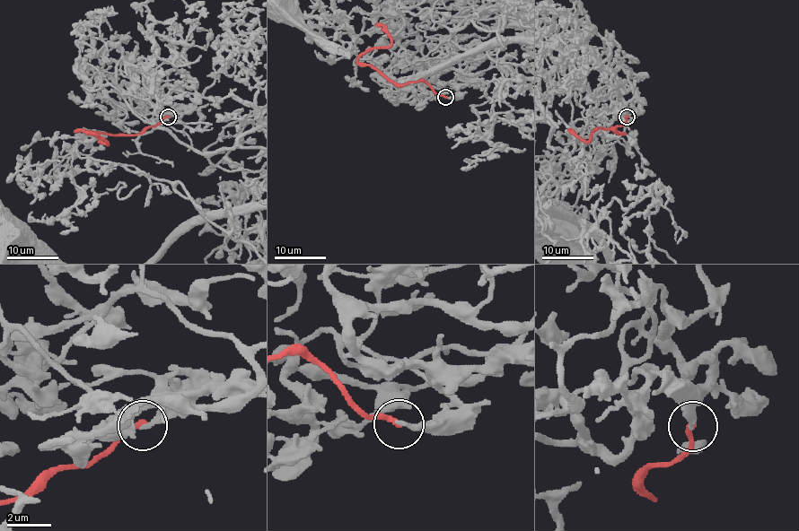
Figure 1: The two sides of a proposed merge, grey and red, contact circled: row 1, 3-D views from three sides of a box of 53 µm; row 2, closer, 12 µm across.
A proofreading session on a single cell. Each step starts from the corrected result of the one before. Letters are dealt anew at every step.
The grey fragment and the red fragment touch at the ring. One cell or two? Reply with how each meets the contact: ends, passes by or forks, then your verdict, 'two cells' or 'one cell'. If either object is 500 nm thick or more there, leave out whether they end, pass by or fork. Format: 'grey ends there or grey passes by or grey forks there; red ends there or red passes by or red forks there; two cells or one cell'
grey ends there; red ends there; two cells

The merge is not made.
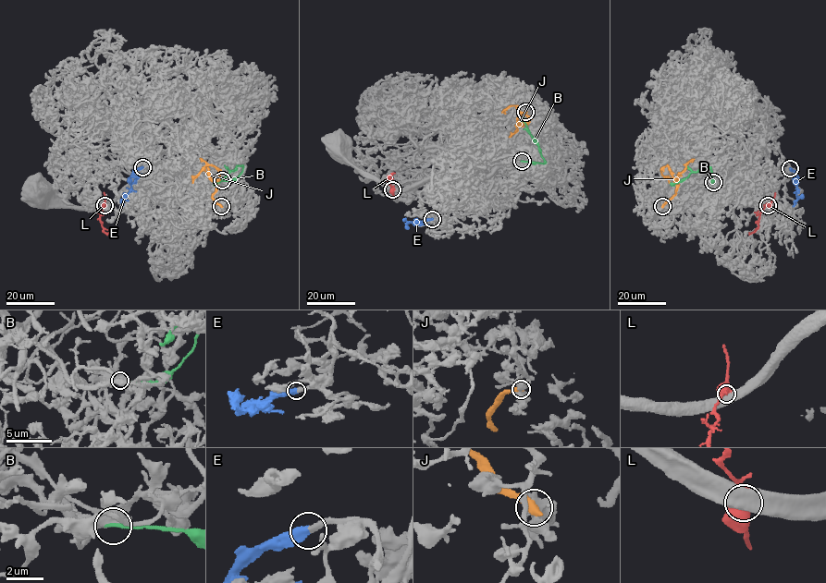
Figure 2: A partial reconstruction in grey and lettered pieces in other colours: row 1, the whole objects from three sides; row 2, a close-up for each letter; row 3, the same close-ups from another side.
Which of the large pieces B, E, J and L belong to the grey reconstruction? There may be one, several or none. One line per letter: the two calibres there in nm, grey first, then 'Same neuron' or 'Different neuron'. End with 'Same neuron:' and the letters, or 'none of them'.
B: Thickness 480 nm (grey) against 240 nm. Different neuron
E: Thickness 340 nm (grey) against 500 nm. Same neuron
J: Thickness 480 nm (grey) against 550 nm. Different neuron
L: Thickness 800 nm (grey) against 550 nm. Different neuron
Same neuron: E

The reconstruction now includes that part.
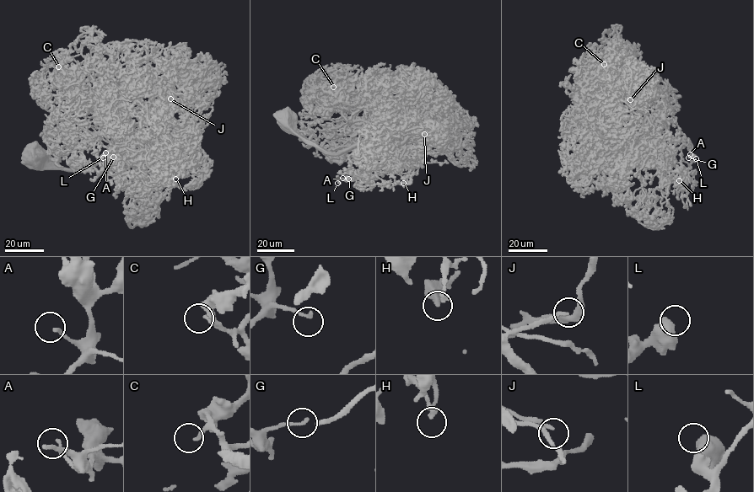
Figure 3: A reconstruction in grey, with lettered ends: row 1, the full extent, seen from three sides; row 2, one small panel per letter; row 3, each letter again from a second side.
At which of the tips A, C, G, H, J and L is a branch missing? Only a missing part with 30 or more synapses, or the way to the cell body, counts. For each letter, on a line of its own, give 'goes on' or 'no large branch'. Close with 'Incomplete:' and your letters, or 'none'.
A: no large branch
C: goes on
G: no large branch
H: goes on
J: goes on
L: no large branch
Incomplete: C, H, J

